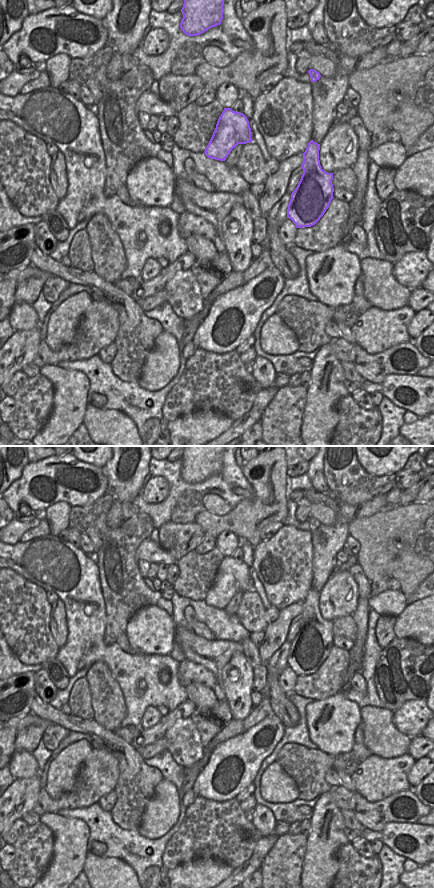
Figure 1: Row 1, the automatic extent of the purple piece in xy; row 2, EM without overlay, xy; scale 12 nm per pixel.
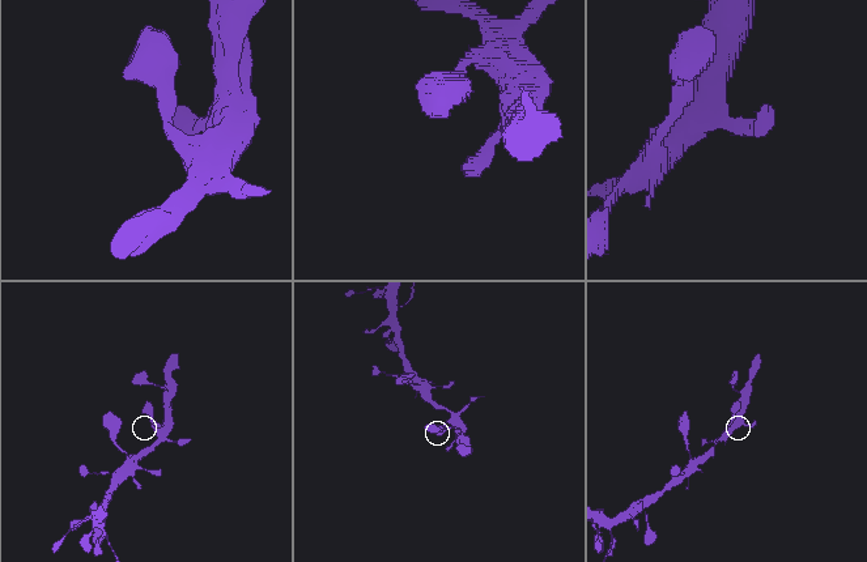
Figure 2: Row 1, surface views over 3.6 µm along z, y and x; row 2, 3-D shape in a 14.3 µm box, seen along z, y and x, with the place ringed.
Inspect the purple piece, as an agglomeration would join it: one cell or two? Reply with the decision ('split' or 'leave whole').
leave whole

